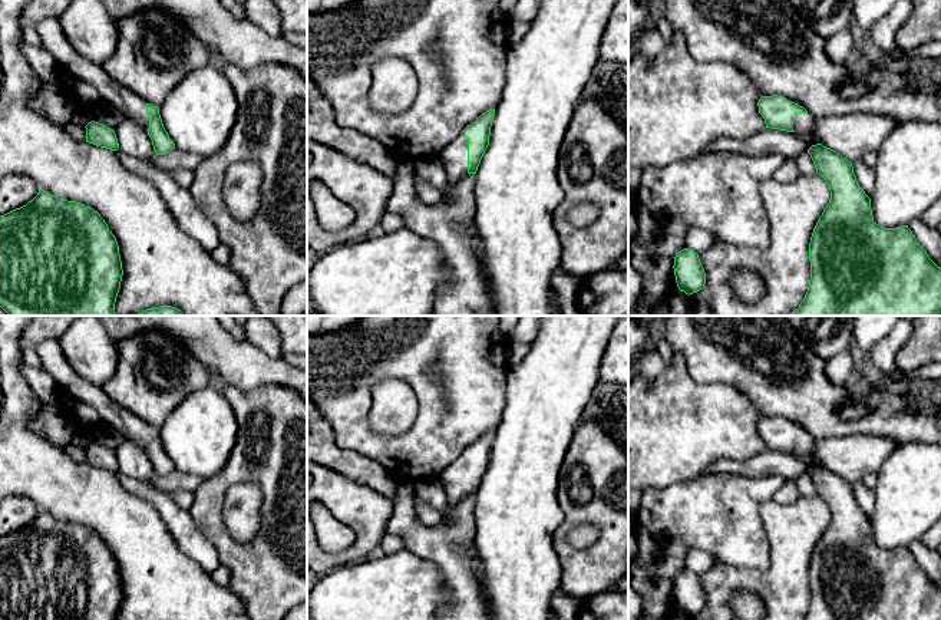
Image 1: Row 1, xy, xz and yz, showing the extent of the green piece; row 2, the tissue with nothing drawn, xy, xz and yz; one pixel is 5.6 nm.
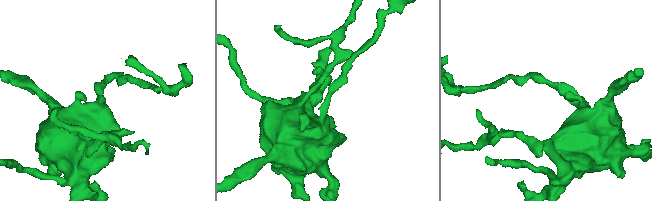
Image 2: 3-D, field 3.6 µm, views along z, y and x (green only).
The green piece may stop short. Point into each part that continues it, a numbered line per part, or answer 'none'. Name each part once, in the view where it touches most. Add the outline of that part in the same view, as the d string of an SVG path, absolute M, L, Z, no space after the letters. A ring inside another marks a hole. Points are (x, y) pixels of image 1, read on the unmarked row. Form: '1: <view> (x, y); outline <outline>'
1: xz (455, 477); outline M462 455L436 476L446 489L448 504L468 497L468 459Z

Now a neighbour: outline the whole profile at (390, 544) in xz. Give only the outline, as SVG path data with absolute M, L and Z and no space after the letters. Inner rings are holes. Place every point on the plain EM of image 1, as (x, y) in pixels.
M384 535L380 541L380 547L387 555L396 554L406 548L403 540L394 535Z

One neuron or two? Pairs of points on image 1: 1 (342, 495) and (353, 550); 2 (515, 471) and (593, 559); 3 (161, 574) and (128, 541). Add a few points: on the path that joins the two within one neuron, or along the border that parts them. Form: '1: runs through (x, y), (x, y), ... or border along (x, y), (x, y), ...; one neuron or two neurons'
1: runs through (355, 508), (360, 514), (360, 537); one neuron
2: border along (557, 491), (563, 523), (552, 548), (560, 557); two neurons
3: runs through (152, 566), (136, 550); one neuron

